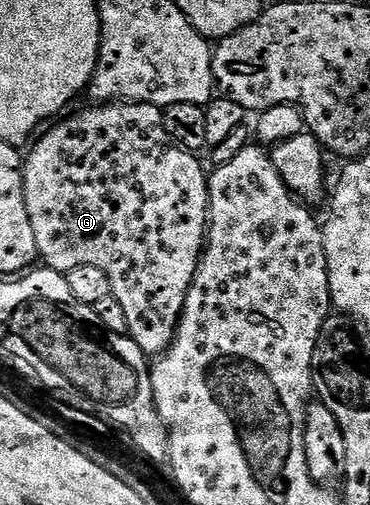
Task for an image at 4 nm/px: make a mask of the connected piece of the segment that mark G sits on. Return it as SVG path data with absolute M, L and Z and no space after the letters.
M122 99L106 103L91 103L88 106L88 109L73 114L68 121L60 120L55 123L60 123L60 125L53 126L39 142L36 140L26 150L28 153L25 153L23 194L25 195L25 207L29 211L29 223L33 223L33 239L37 239L38 260L46 268L55 269L64 275L73 271L73 267L101 267L101 271L105 271L105 276L109 279L112 297L117 299L117 303L121 303L125 311L127 336L133 339L133 343L137 343L137 347L141 347L143 353L159 355L166 351L175 337L179 326L179 316L182 315L185 307L187 292L193 283L199 266L199 258L202 257L205 248L209 224L207 220L209 173L208 170L203 170L202 163L195 158L198 156L192 150L176 145L172 141L169 131L163 126L163 109L160 106Z

